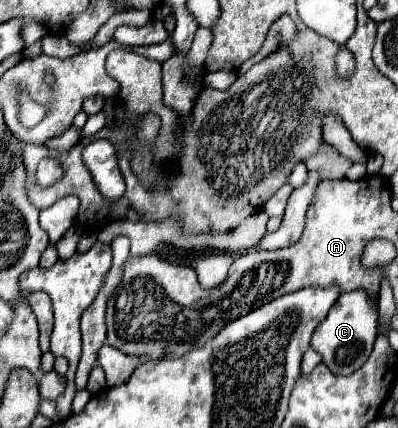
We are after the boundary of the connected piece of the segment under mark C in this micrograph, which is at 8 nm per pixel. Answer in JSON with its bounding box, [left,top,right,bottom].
[310,290,378,374]

